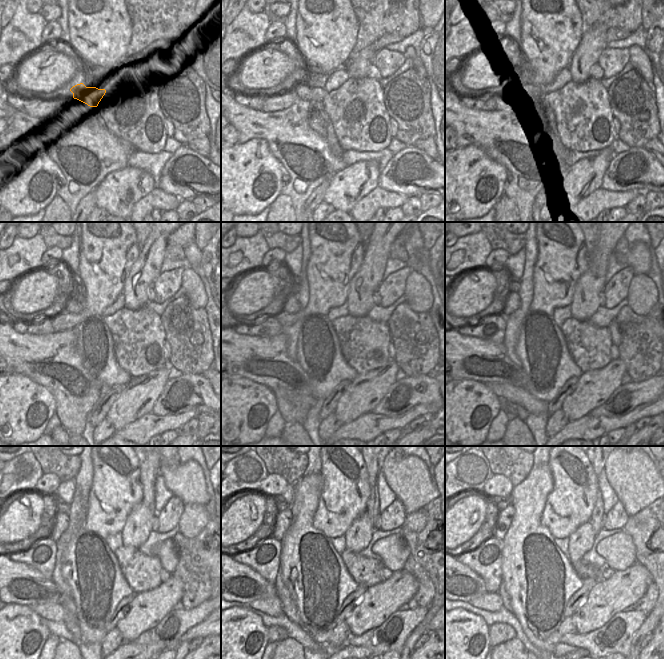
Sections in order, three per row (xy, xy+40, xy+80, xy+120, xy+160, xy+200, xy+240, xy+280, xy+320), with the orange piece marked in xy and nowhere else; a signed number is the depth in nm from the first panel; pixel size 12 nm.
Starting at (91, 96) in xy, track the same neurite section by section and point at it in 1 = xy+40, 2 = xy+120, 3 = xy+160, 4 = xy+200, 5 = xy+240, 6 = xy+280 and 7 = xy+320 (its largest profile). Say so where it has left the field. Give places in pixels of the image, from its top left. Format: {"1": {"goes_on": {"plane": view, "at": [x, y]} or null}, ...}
{"1": {"goes_on": {"plane": "xy+40", "at": [306, 93]}}, "2": {"goes_on": {"plane": "xy+120", "at": [70, 306]}}, "3": {"goes_on": {"plane": "xy+160", "at": [290, 304]}}, "4": {"goes_on": {"plane": "xy+200", "at": [511, 302]}}, "5": {"goes_on": {"plane": "xy+240", "at": [60, 521]}}, "6": {"goes_on": {"plane": "xy+280", "at": [281, 520]}}, "7": {"goes_on": {"plane": "xy+320", "at": [502, 519]}}}

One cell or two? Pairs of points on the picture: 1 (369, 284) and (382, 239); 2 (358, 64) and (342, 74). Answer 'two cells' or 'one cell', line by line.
1: one cell
2: two cells

